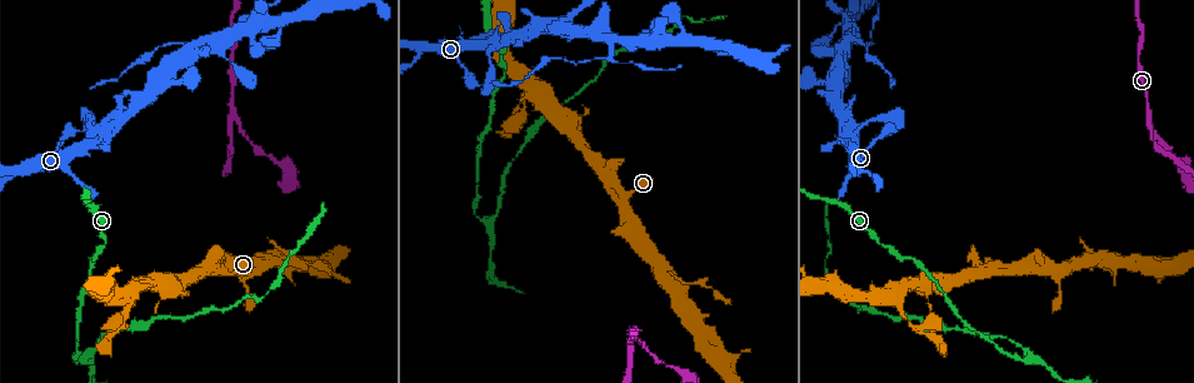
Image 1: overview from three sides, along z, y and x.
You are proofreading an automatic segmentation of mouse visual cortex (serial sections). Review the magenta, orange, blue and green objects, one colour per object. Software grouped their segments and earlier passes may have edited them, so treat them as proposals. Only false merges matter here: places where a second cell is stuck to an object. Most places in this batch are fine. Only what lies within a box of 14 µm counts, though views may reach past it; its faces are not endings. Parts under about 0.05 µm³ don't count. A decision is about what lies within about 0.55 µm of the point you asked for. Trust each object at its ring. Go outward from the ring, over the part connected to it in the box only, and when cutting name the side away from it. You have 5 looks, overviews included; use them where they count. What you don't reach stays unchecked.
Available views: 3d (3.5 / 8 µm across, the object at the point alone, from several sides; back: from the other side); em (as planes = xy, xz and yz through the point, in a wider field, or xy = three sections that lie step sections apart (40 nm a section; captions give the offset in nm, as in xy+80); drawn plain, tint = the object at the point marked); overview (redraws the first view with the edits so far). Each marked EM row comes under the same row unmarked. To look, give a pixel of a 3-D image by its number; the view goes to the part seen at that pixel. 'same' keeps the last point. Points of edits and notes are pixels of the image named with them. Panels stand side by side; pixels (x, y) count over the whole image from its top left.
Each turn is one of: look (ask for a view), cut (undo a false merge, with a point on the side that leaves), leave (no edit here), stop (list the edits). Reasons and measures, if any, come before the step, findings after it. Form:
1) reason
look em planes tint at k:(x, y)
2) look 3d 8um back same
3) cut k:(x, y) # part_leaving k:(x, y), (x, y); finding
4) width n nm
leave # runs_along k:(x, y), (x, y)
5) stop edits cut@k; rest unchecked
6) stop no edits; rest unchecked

arms part here
look 3d 3.5um back at 1:(484, 220)

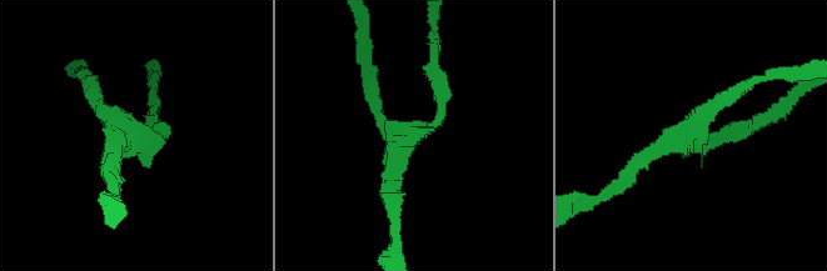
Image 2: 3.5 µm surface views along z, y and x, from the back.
look em xy step 2 tint at 2:(130, 134)

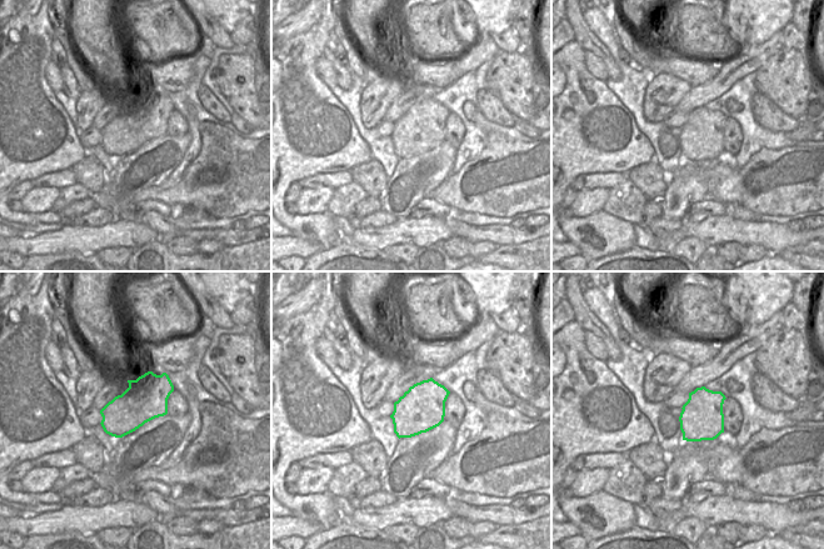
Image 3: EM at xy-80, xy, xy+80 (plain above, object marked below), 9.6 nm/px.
arms 3; arm_widths 150, 200, 200 nm
leave # runs_along 2:(157, 125), (160, 140), (129, 136), (91, 90); one cell here

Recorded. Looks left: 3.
arms run side by side
look 3d 3.5um at 1:(1147, 115)

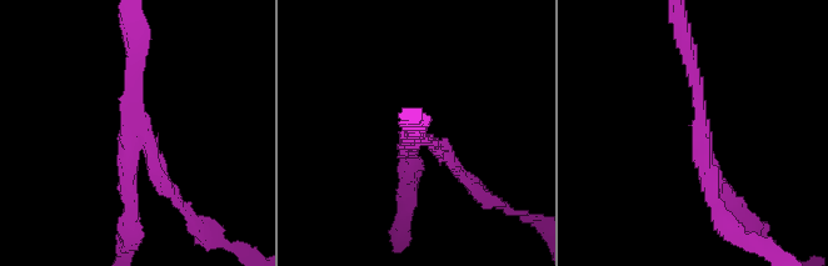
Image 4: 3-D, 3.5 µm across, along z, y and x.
arms 3; arm_widths 200, 200, 200 nm
look em xy step 3 tint at 4:(413, 145)

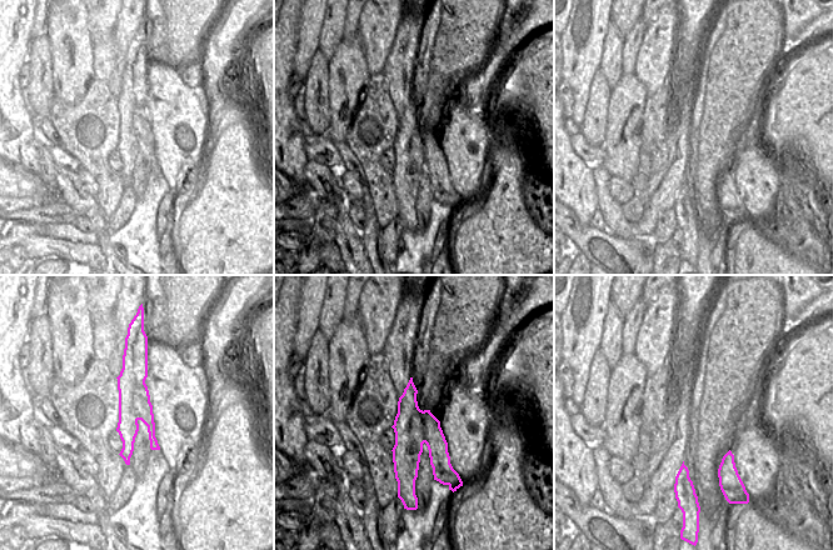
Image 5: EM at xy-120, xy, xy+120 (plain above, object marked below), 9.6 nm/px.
look em xy step 1 tint same

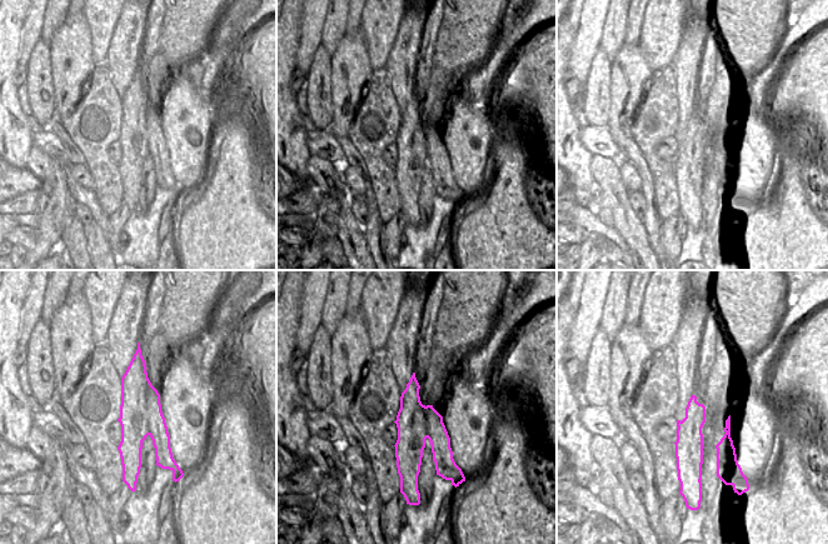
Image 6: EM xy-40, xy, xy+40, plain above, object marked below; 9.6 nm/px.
leave # one cell here

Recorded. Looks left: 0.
stop no edits; rest unchecked

